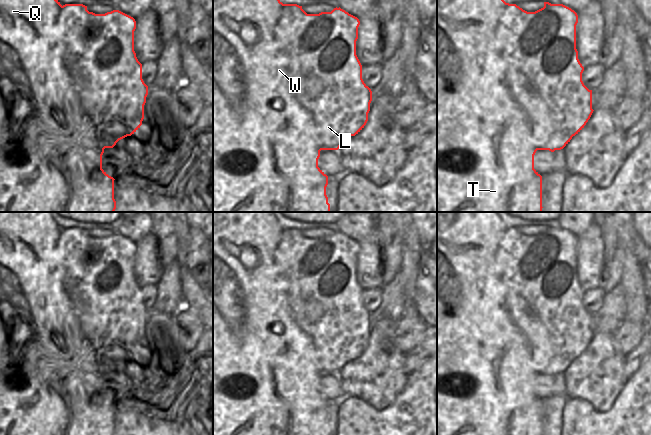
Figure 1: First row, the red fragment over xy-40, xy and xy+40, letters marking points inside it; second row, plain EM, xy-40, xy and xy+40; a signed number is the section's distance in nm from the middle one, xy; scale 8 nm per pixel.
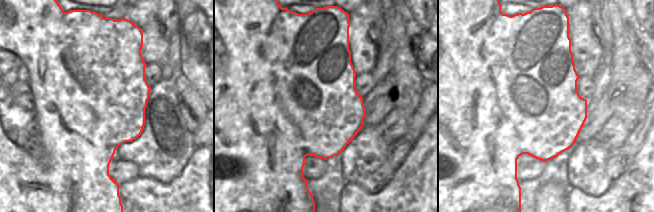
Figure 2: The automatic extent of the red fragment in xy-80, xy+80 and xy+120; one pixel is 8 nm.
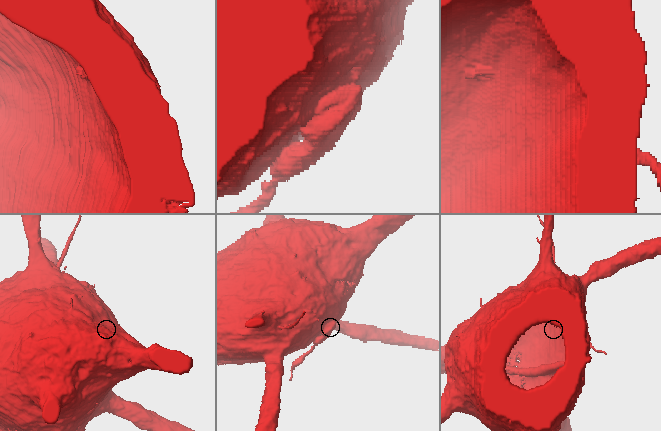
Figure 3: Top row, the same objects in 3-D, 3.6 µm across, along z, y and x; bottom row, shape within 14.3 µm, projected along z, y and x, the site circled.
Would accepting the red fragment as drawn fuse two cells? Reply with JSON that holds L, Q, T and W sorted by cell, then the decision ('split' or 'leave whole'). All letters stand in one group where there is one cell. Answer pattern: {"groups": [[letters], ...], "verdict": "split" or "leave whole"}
{"groups": [["L"], ["Q", "T", "W"]], "verdict": "split"}

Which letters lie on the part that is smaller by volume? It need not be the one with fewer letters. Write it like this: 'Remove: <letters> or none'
Remove: L

